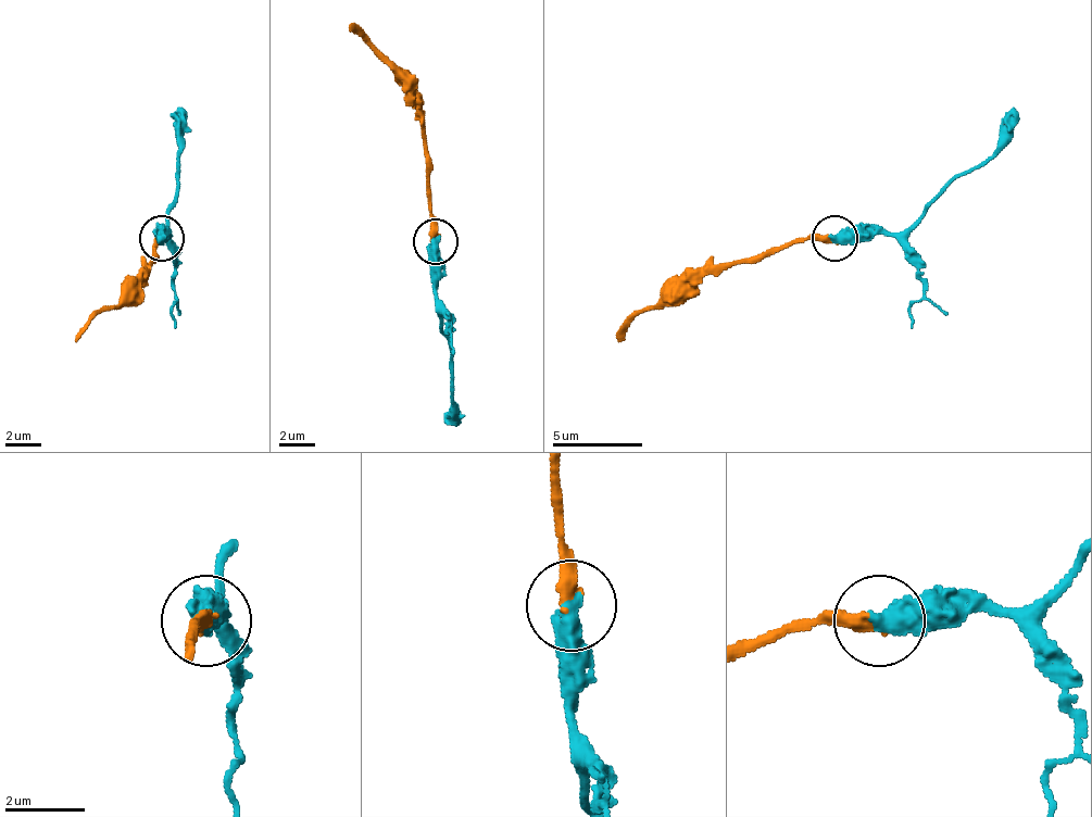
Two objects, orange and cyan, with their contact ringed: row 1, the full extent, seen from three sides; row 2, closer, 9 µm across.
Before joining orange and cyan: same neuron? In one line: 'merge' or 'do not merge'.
merge

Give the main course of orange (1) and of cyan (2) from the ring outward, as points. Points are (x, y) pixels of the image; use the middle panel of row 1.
1: (434, 240), (425, 100), (348, 24)
2: (434, 240), (434, 308), (452, 353), (452, 407), (456, 420)

